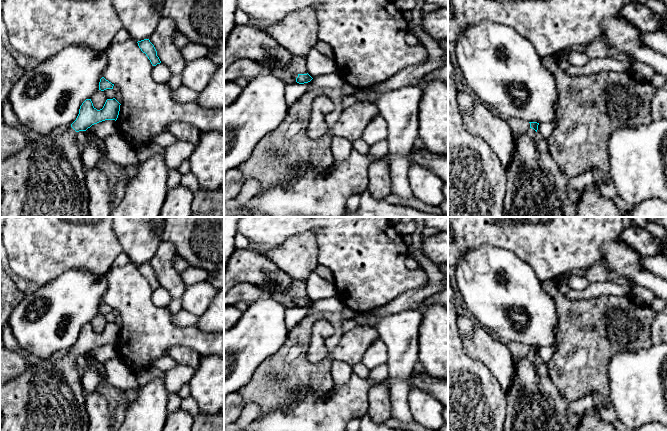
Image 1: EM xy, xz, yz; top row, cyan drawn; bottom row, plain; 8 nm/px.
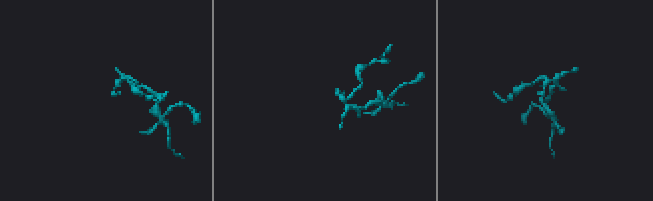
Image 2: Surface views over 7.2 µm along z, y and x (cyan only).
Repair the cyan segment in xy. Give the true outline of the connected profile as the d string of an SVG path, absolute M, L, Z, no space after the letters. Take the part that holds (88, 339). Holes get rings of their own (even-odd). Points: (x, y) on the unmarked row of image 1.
M86 323L79 333L71 352L61 359L36 360L18 377L0 386L0 413L3 421L0 431L89 431L89 416L82 389L81 370L76 364L79 355L105 344L117 344L120 327L107 323L103 332L97 334Z

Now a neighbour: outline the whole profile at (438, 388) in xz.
M422 371L419 377L410 375L408 380L410 388L416 386L435 397L443 407L448 407L448 379L436 379L427 372Z

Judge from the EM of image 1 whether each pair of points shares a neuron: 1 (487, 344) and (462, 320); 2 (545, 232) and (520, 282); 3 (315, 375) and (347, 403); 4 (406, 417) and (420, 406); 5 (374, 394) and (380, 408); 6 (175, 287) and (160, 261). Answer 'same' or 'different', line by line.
1: same
2: different
3: different
4: different
5: same
6: same

